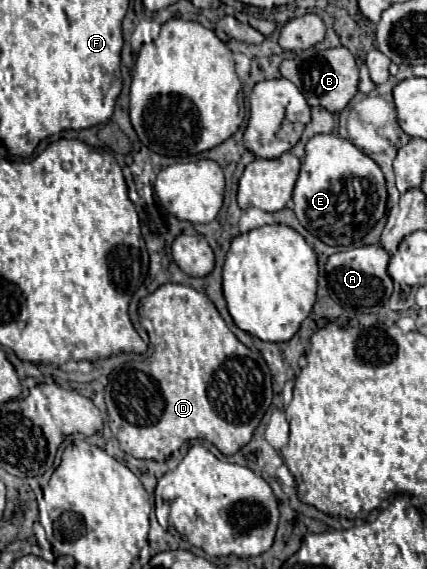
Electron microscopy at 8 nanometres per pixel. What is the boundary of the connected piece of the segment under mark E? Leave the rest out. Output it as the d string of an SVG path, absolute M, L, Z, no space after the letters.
M335 134L313 136L305 150L305 162L293 190L297 220L329 246L351 246L363 240L385 214L387 188L381 168L349 140Z

